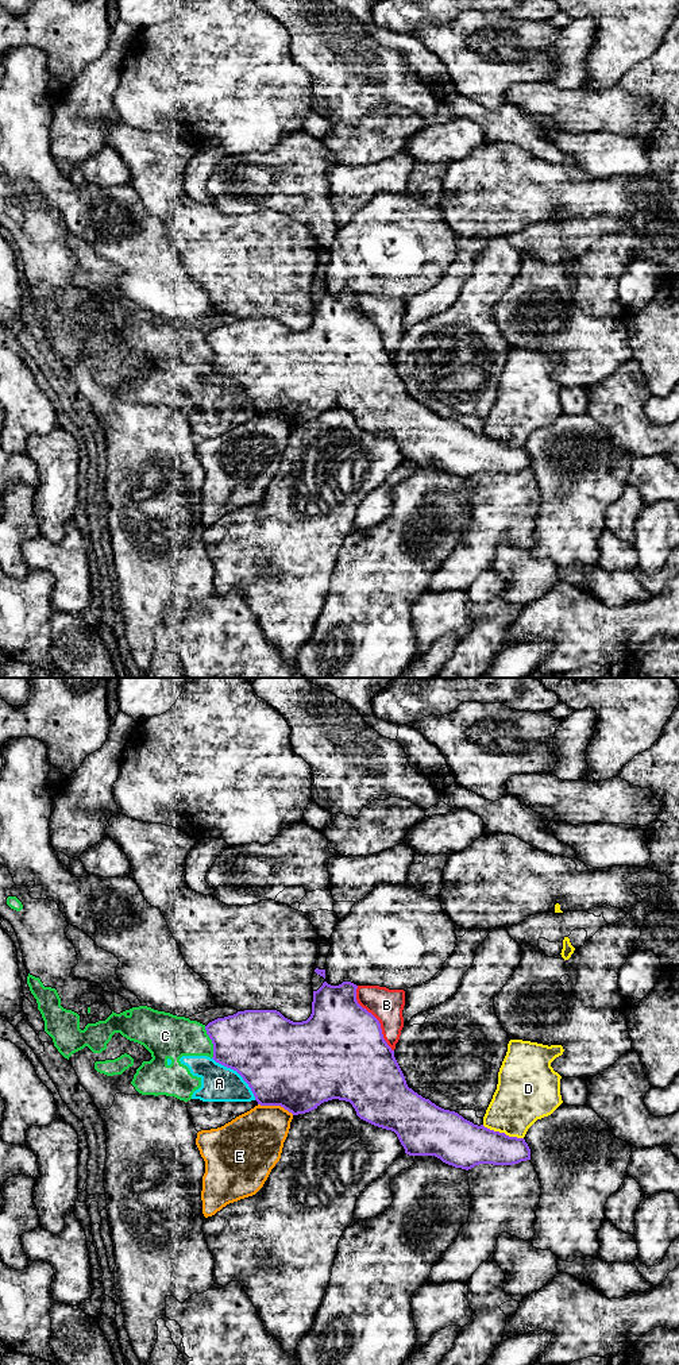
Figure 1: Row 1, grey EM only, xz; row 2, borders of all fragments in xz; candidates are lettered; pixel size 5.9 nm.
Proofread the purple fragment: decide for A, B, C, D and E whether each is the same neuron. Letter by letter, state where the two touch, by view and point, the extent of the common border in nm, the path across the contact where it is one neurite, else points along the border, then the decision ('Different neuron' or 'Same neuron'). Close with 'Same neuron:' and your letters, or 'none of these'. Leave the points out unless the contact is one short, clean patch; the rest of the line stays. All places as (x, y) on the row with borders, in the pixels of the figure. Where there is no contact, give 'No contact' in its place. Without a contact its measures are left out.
A: Touches purple at xz (238, 1072). Shared border 360 nm. Boundary: xz (212, 1057), (232, 1068), (247, 1084), (255, 1099). Different neuron
B: Touches purple at xz (375, 1018). Shared border 440 nm. Different neuron
C: Touches purple at xz (212, 1042). Shared border 200 nm. Boundary: xz (204, 1026), (212, 1044), (212, 1057). Different neuron
D: Touches purple at xz (502, 1133). Shared border 260 nm. Different neuron
E: Touches purple at xz (276, 1105). Shared border 220 nm. Boundary: xz (258, 1103), (280, 1105), (293, 1114). Different neuron
Same neuron: none of these

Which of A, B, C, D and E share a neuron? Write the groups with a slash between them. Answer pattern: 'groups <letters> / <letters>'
groups A C / B / D / E

